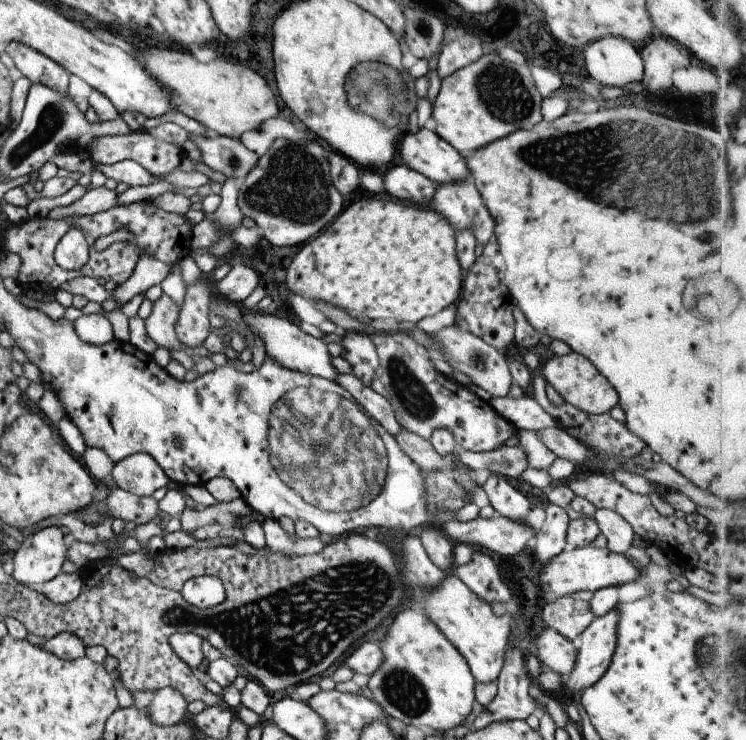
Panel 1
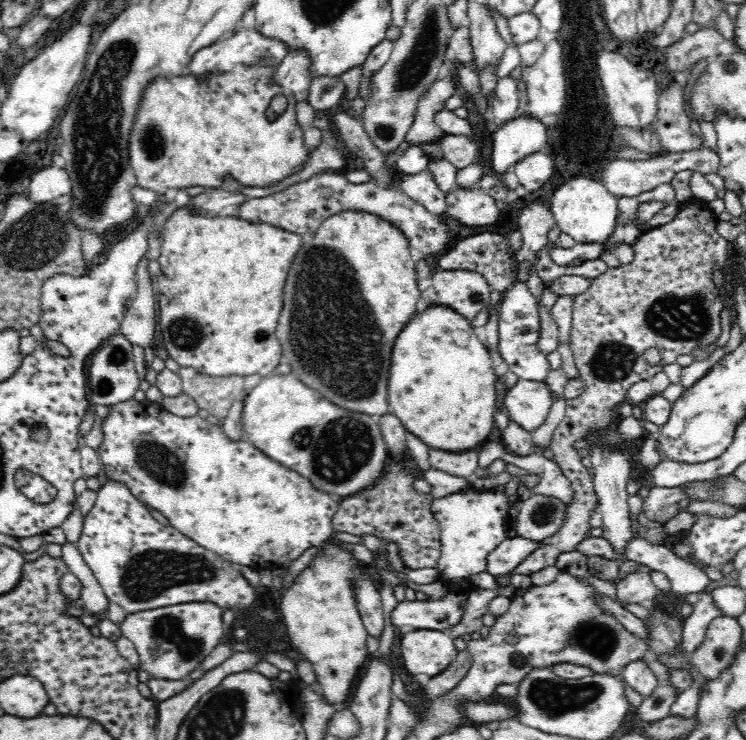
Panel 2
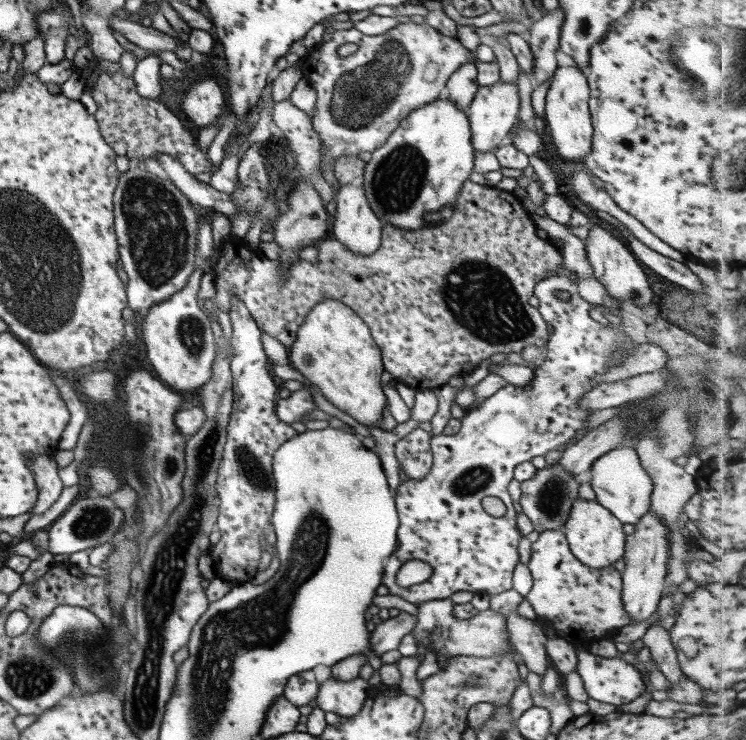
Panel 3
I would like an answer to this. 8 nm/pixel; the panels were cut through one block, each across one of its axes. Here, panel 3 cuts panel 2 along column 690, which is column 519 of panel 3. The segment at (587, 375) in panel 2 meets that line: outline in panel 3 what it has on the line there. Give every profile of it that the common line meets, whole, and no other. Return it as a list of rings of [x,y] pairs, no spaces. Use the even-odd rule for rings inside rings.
[[[467,180],[461,186],[461,192],[458,193],[459,201],[455,204],[452,210],[451,217],[445,221],[435,223],[427,227],[419,227],[414,231],[403,231],[396,226],[385,223],[382,226],[381,244],[373,254],[369,256],[357,256],[353,252],[349,252],[343,244],[339,244],[338,240],[319,240],[315,245],[317,249],[317,261],[313,264],[305,260],[297,260],[287,267],[285,277],[280,275],[280,262],[278,260],[269,260],[256,249],[251,249],[243,238],[236,235],[228,235],[224,238],[224,242],[219,248],[219,255],[212,267],[213,284],[215,287],[215,297],[211,304],[215,304],[219,310],[229,312],[230,298],[236,296],[237,300],[243,303],[243,306],[249,311],[255,324],[259,330],[265,332],[275,338],[279,344],[282,344],[287,350],[295,340],[297,329],[301,326],[305,315],[308,314],[309,309],[314,307],[320,300],[335,299],[340,300],[341,303],[346,304],[363,322],[368,326],[370,335],[377,345],[382,357],[382,366],[397,382],[400,381],[409,386],[415,392],[433,390],[445,384],[449,384],[447,378],[450,376],[463,376],[471,372],[482,360],[489,358],[491,354],[497,352],[519,353],[520,350],[527,345],[545,347],[548,339],[546,322],[538,313],[538,310],[531,307],[527,300],[533,295],[535,284],[548,276],[564,276],[570,279],[578,279],[574,272],[569,272],[565,269],[559,269],[561,264],[561,251],[554,248],[549,240],[541,240],[535,235],[536,226],[529,217],[529,212],[524,209],[522,201],[513,193],[498,190],[495,187],[488,187],[487,185],[479,186]]]

